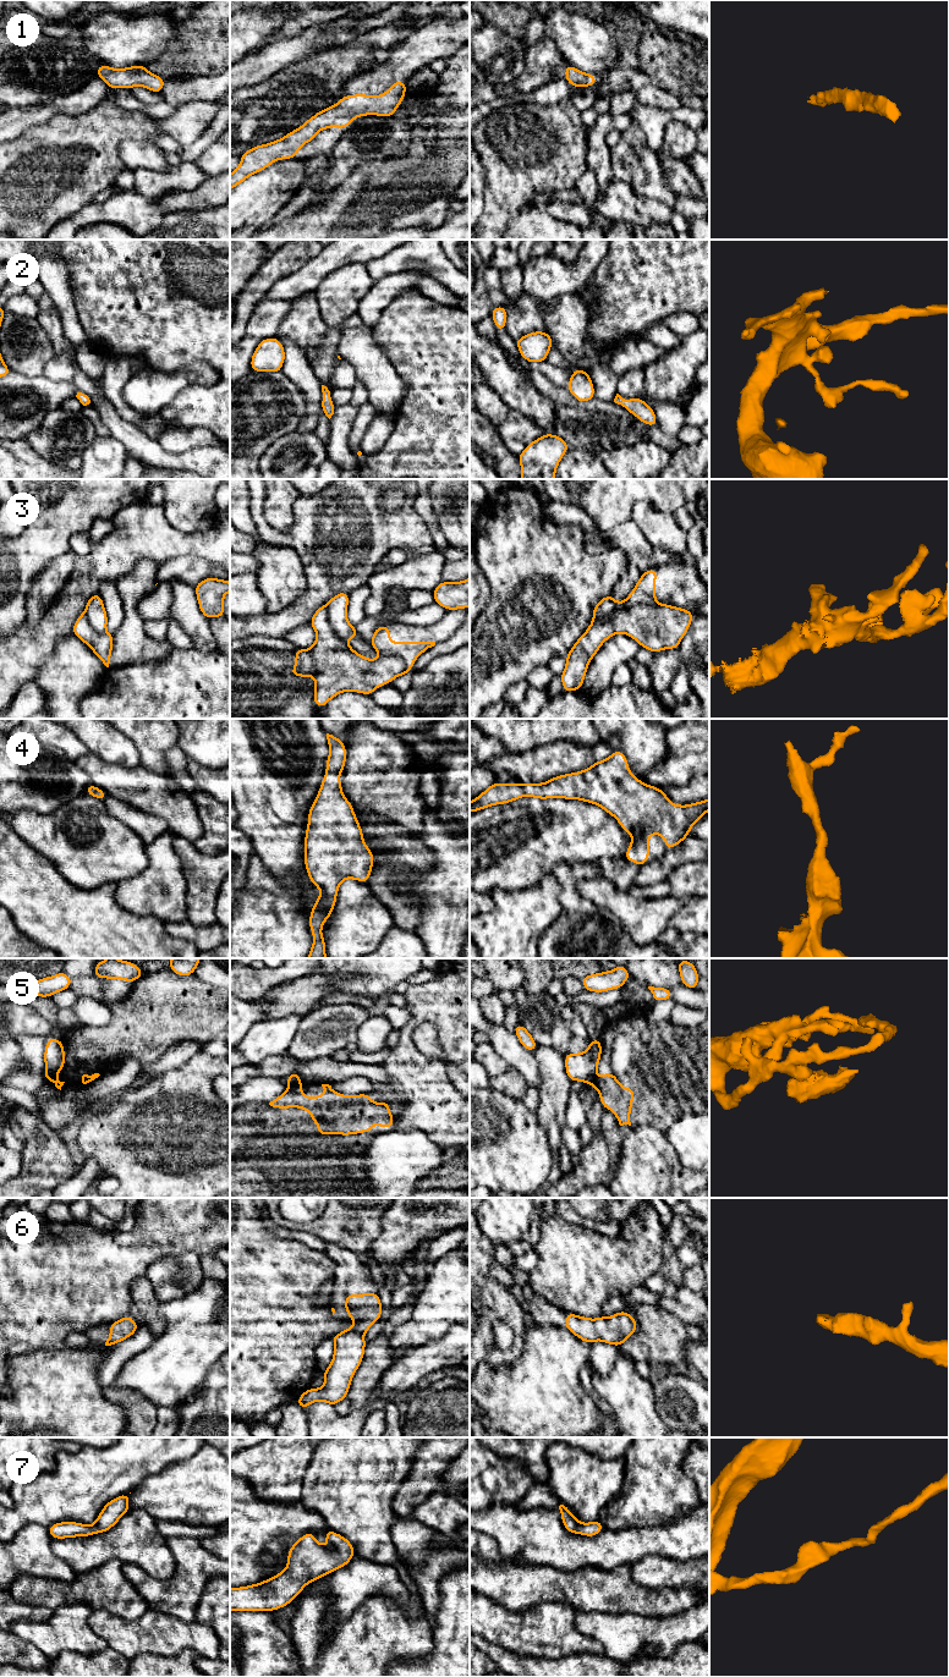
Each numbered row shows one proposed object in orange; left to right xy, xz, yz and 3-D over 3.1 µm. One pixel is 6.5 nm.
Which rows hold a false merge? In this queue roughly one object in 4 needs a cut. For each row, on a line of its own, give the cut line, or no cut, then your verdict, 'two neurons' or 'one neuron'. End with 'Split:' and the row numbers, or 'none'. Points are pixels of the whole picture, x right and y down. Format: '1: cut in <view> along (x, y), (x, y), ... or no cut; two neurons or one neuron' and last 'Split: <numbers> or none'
1: no cut; one neuron
2: no cut; one neuron
3: cut in yz along (657, 603), (620, 609), (607, 620), (592, 623); two neurons
4: no cut; one neuron
5: cut in xz along (300, 1082), (291, 1086); two neurons
6: no cut; one neuron
7: no cut; one neuron
Split: 3, 5

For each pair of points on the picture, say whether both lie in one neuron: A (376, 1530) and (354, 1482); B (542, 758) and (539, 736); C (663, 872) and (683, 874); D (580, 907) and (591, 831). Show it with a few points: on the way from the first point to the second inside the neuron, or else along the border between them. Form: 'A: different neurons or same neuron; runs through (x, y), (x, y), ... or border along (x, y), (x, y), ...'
A: same neuron; runs through (365, 1518), (354, 1494)
B: different neurons; border along (569, 741), (553, 741), (514, 754)
C: different neurons; border along (696, 861), (679, 864), (667, 878)
D: different neurons; border along (594, 862), (558, 864)

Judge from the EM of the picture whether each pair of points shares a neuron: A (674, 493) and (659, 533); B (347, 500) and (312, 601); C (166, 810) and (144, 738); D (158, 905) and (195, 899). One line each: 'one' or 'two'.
A: two
B: one
C: two
D: two

